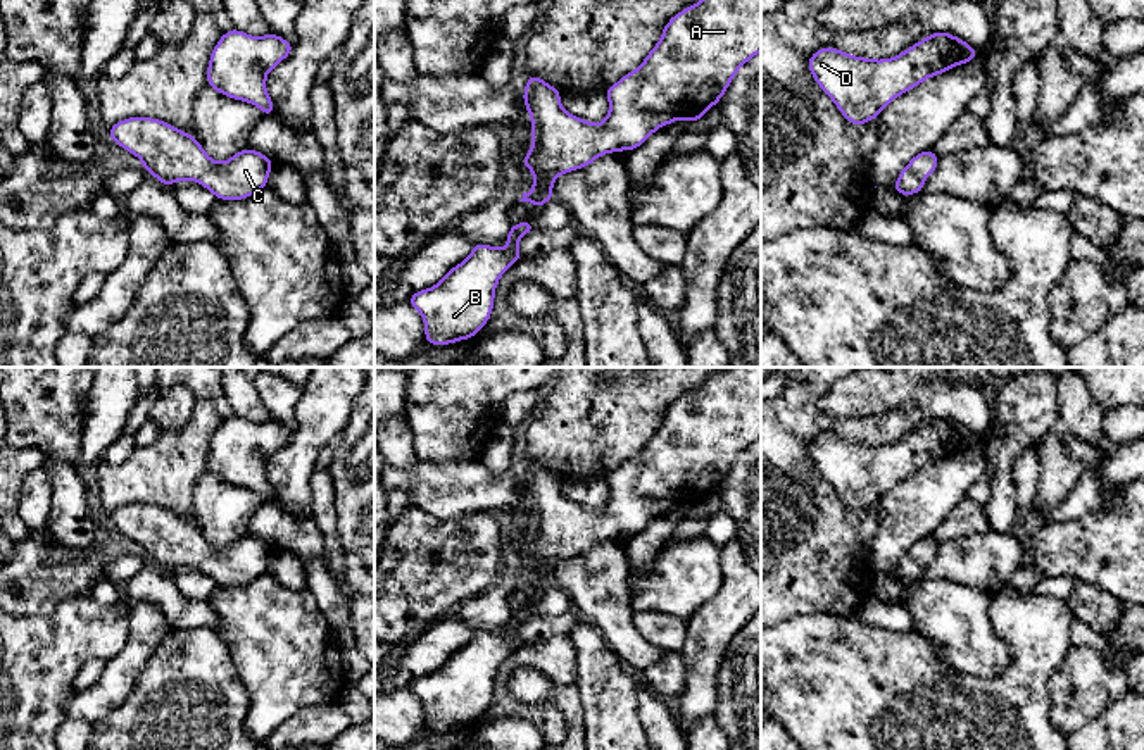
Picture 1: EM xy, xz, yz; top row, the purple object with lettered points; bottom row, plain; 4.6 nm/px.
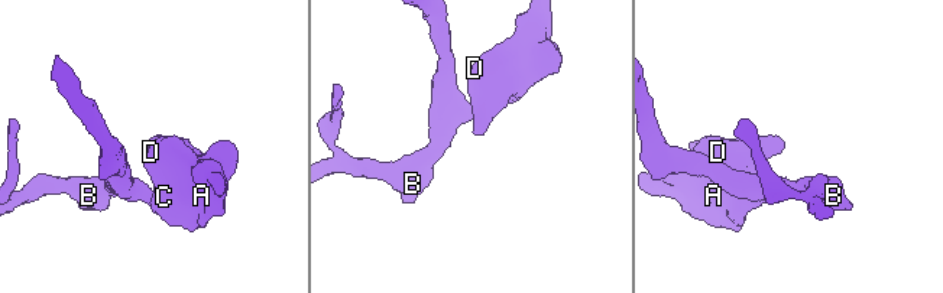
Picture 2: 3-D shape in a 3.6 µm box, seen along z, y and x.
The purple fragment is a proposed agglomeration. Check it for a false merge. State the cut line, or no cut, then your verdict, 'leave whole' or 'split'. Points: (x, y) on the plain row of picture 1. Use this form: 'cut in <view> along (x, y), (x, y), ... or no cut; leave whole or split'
no cut; leave whole

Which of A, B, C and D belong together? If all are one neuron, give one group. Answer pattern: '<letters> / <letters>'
A B C D

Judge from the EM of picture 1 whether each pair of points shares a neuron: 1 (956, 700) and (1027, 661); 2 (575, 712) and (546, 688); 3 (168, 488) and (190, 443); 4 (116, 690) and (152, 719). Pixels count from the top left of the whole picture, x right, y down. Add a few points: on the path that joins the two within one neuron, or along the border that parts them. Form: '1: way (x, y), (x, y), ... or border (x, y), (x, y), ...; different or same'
1: way (974, 700), (989, 700), (1012, 678); same
2: way (568, 706), (553, 692); same
3: way (168, 478), (185, 454); same
4: border (147, 664), (135, 688), (94, 723); different

